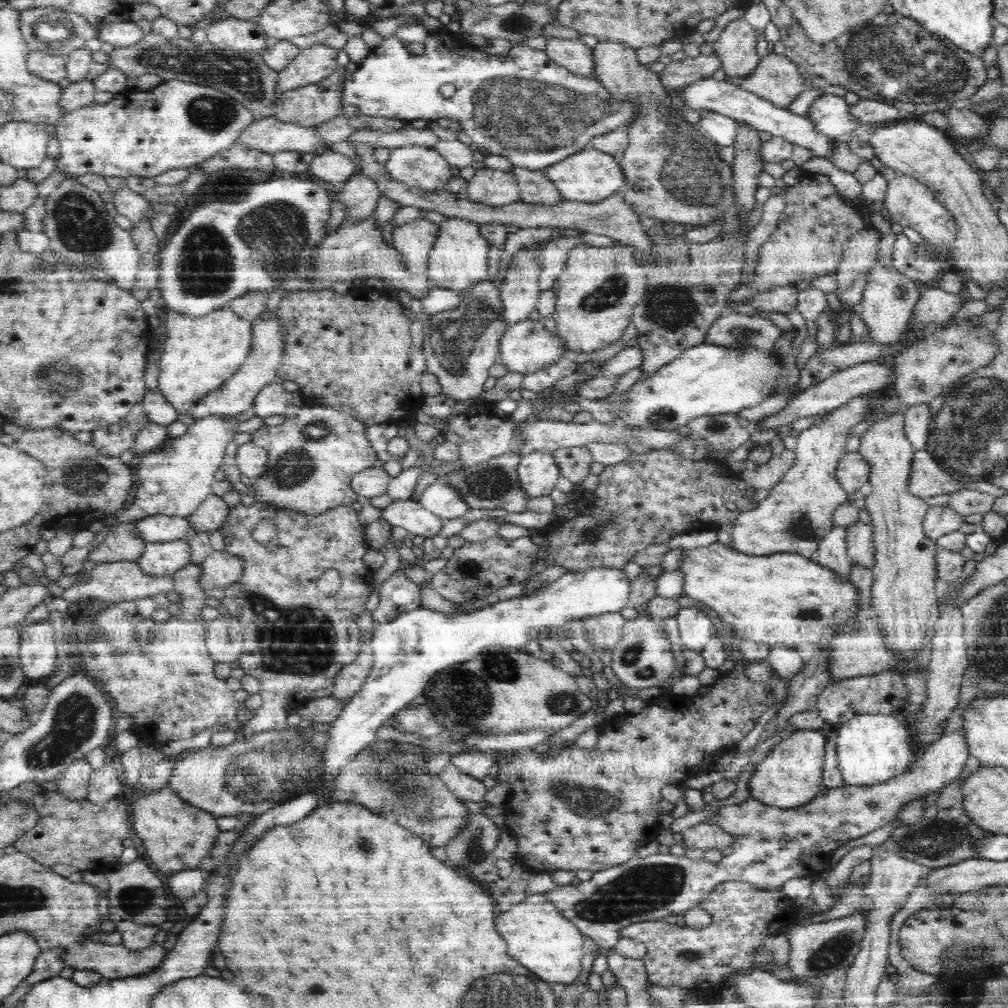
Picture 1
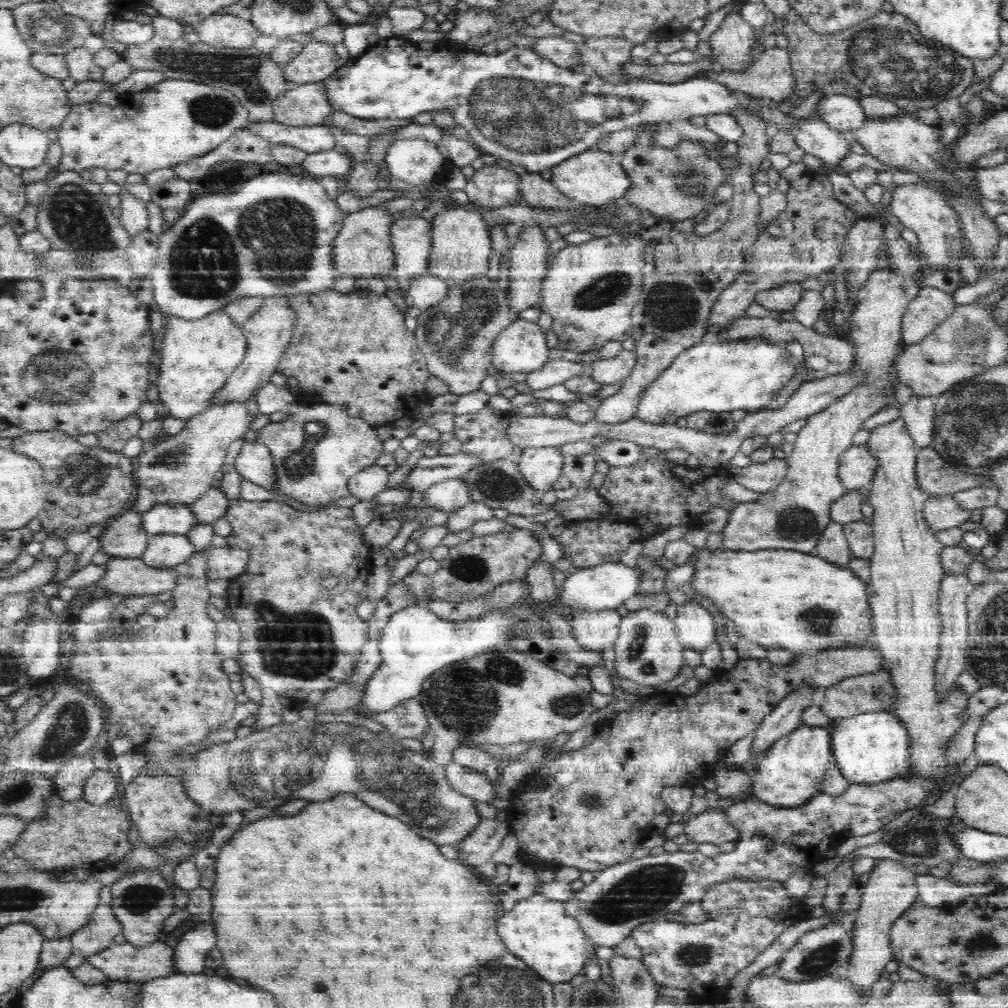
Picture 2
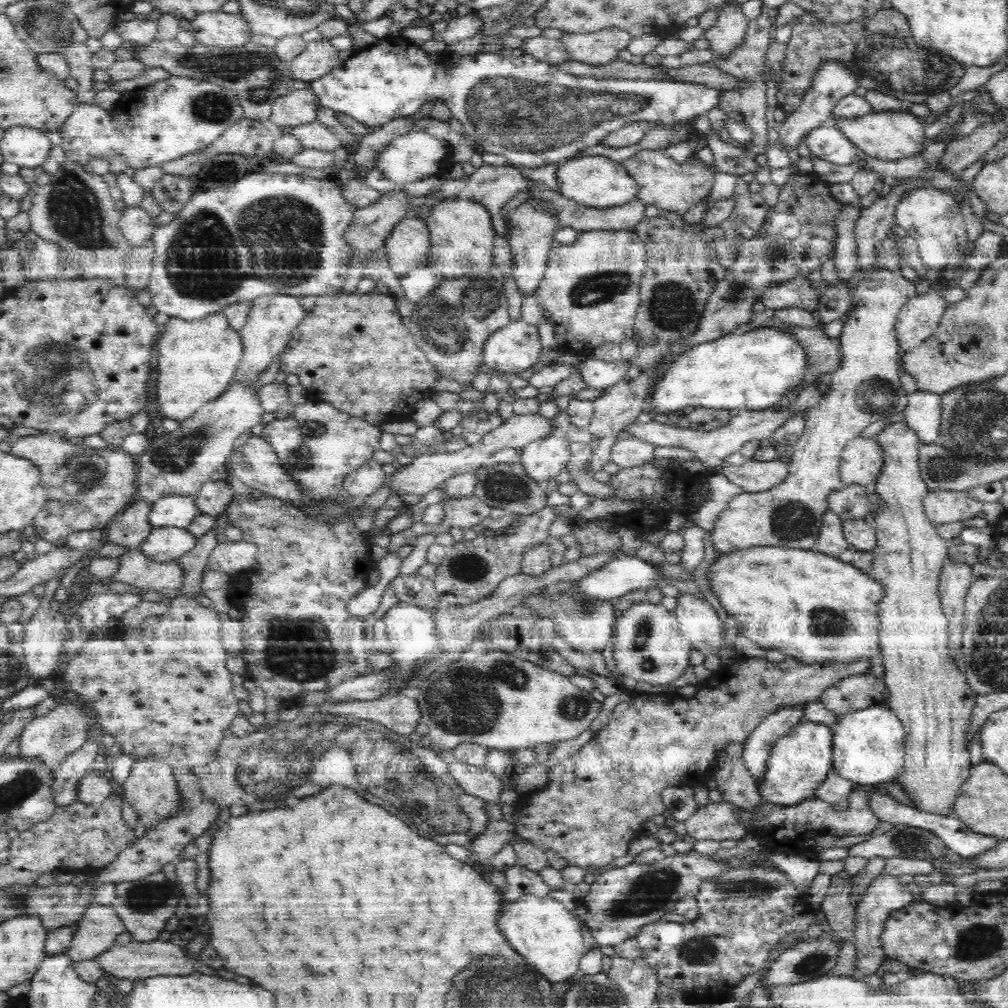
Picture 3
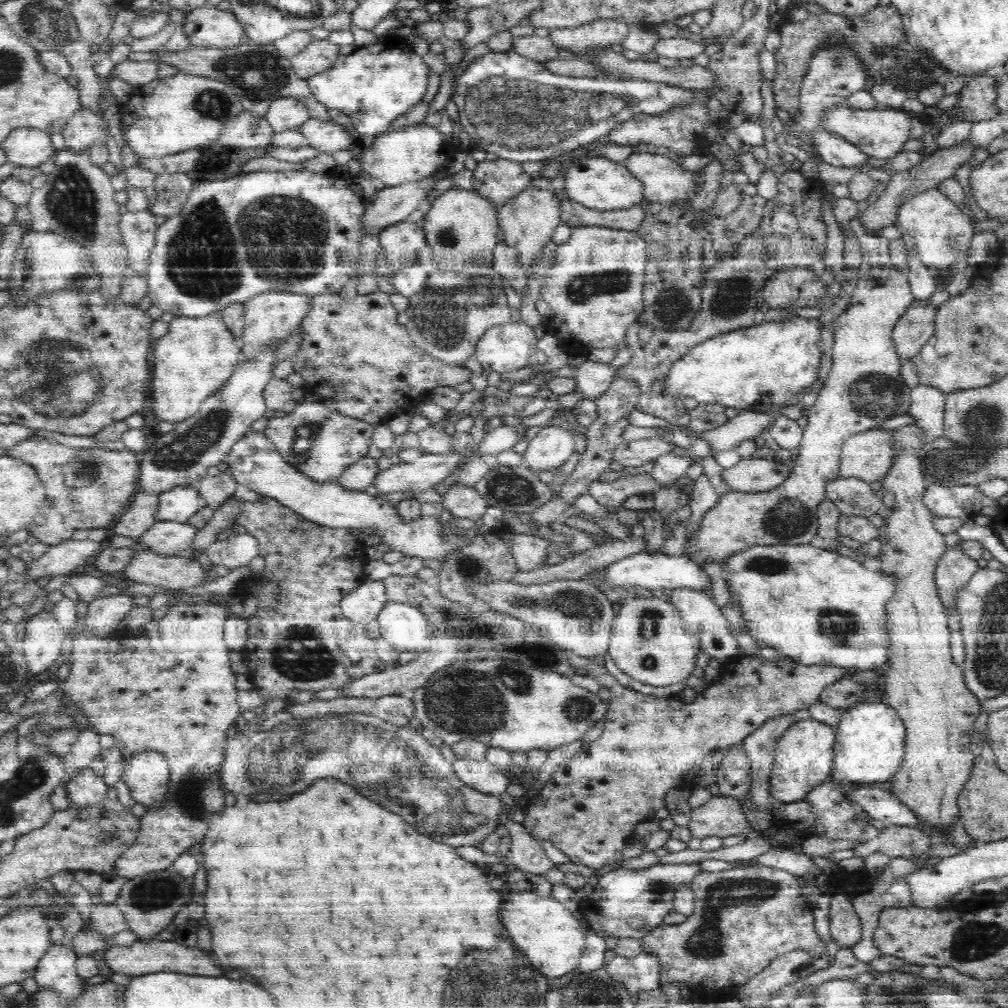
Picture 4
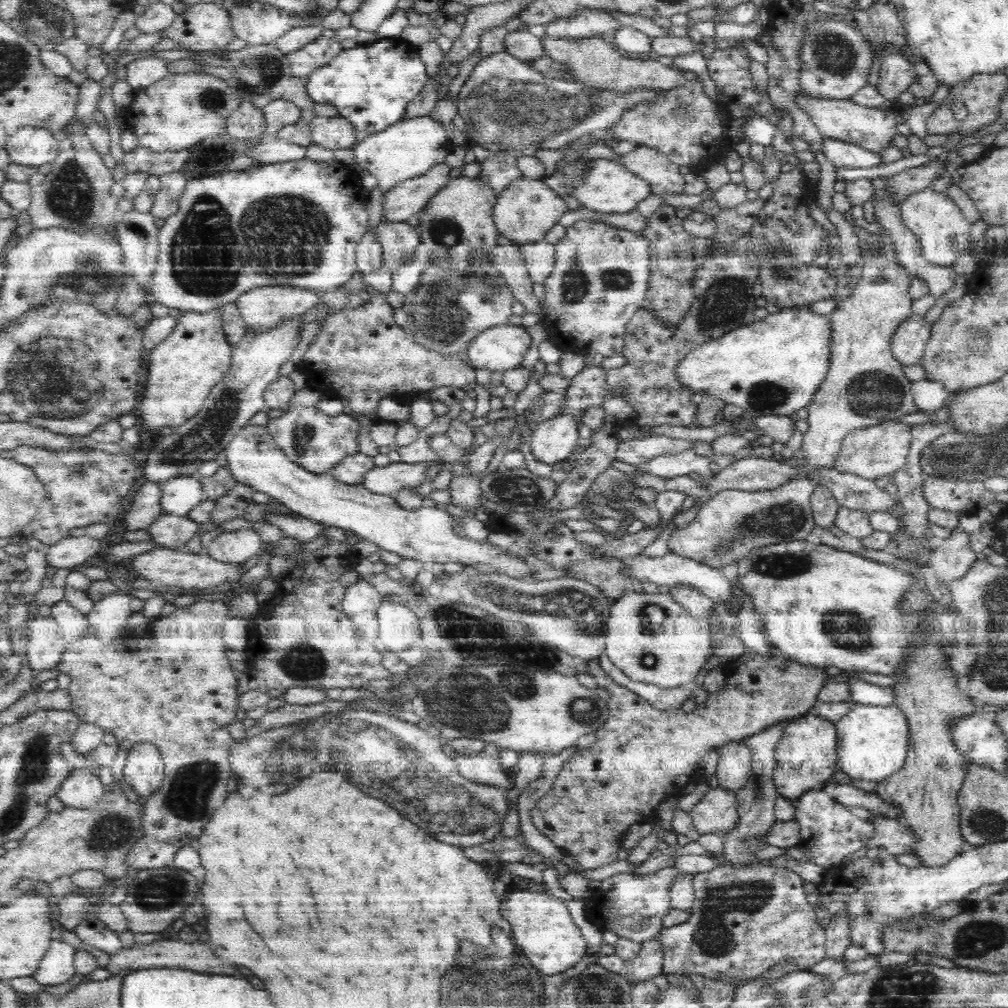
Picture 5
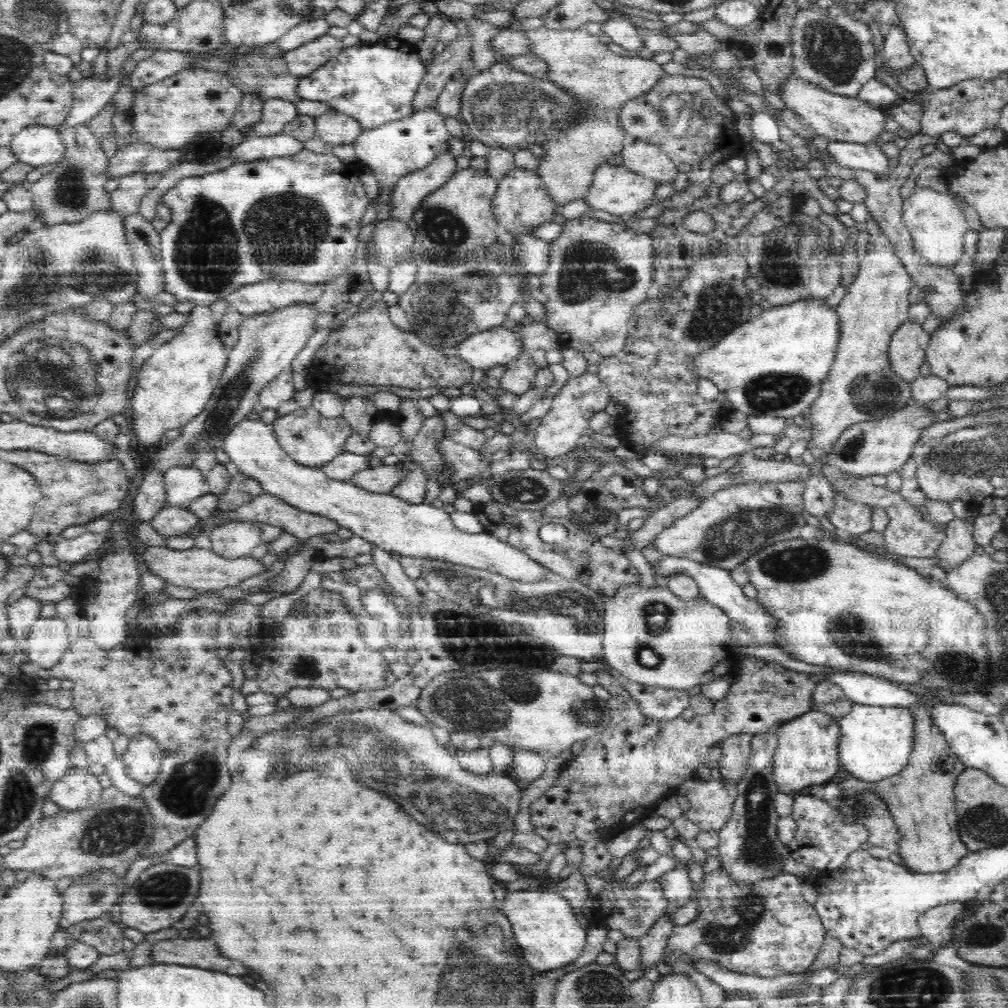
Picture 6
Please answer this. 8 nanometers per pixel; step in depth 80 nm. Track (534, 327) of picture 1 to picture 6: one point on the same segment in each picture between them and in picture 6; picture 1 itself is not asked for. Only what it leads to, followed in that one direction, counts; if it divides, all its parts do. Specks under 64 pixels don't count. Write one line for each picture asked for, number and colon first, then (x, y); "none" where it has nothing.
2: (521, 348)
3: (515, 348)
4: (508, 347)
5: (502, 348)
6: (487, 349)

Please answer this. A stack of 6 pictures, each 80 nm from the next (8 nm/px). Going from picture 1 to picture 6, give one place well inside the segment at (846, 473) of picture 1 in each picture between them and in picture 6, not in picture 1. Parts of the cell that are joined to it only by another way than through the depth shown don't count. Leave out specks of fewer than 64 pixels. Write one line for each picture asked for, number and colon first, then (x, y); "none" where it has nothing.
2: (857, 467)
3: (862, 460)
4: (867, 456)
5: (878, 451)
6: (884, 446)

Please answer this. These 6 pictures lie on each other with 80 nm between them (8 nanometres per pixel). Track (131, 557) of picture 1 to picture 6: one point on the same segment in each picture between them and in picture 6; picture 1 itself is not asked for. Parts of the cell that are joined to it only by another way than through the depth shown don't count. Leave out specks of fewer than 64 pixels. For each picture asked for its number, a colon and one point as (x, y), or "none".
2: (123, 536)
3: (130, 528)
4: (140, 515)
5: (146, 507)
6: (151, 496)

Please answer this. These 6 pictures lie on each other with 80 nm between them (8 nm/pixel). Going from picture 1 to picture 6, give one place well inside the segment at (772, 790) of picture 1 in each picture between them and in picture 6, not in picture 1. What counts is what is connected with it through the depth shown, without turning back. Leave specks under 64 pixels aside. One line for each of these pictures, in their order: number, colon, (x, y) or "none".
2: (791, 772)
3: (800, 760)
4: (803, 757)
5: (806, 757)
6: (806, 755)

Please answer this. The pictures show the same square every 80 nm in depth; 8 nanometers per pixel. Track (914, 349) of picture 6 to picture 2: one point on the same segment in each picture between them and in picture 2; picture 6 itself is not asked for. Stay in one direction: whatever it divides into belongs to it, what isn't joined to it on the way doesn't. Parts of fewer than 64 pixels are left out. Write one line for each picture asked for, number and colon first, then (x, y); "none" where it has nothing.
2: (931, 306)
3: (920, 316)
4: (916, 326)
5: (908, 343)

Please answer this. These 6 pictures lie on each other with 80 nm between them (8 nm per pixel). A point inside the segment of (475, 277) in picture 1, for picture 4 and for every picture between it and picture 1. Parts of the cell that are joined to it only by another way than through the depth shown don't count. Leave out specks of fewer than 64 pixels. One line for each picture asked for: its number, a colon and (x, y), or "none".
2: (461, 245)
3: (462, 235)
4: (461, 226)

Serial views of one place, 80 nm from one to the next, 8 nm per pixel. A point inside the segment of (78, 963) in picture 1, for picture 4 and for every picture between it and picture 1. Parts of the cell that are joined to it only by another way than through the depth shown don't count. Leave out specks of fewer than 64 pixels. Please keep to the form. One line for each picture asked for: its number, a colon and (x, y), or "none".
2: (122, 961)
3: (137, 961)
4: (144, 957)

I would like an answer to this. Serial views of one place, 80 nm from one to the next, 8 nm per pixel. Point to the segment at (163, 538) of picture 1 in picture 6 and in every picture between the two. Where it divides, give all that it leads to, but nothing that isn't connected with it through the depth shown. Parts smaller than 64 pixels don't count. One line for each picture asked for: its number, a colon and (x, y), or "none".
2: (163, 519)
3: (179, 511)
4: (179, 505)
5: (180, 495)
6: (182, 485)

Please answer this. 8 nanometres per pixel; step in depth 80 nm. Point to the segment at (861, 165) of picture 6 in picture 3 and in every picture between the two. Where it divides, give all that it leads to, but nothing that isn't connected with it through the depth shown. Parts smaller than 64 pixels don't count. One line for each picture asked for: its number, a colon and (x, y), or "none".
3: (826, 142)
4: (833, 149)
5: (841, 154)

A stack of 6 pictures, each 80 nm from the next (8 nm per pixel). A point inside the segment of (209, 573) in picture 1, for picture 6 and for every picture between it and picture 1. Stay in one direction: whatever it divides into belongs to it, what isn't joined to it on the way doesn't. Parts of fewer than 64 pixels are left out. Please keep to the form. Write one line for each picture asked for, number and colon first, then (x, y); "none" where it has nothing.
2: (223, 562)
3: (231, 556)
4: (237, 550)
5: (237, 546)
6: (232, 540)

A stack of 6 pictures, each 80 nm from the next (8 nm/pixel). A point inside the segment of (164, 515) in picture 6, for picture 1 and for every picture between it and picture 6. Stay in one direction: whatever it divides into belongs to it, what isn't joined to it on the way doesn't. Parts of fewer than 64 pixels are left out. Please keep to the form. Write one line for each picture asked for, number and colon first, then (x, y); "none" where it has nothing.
1: (159, 559)
2: (165, 551)
3: (164, 544)
4: (168, 538)
5: (170, 531)

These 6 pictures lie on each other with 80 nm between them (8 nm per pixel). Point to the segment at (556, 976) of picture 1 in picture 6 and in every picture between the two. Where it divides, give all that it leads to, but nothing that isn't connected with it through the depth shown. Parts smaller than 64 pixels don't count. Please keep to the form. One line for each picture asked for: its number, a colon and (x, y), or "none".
2: (537, 931)
3: (548, 936)
4: (542, 928)
5: (543, 928)
6: (548, 935)

